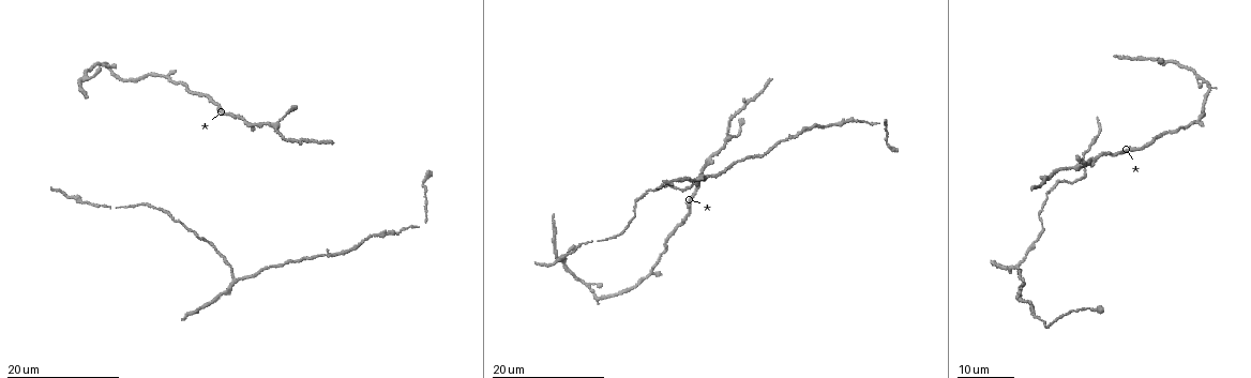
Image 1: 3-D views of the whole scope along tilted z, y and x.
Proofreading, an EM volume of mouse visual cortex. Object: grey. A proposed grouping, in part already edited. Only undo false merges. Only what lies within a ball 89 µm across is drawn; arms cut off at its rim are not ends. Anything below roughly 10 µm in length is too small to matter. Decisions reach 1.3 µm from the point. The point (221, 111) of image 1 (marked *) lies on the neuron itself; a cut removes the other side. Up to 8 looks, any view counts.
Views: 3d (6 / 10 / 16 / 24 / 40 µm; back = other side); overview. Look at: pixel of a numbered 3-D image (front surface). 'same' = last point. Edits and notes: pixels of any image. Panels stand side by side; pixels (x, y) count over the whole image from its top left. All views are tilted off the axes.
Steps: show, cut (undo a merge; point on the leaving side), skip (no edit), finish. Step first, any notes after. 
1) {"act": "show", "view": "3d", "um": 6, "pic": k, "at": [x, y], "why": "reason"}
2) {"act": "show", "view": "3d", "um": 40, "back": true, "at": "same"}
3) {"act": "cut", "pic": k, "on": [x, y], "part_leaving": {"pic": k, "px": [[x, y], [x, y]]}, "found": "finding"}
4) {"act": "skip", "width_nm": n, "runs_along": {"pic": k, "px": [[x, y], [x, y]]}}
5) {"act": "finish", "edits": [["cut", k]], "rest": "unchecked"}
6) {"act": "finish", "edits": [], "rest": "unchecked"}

{"act": "show", "view": "3d", "um": 24, "pic": 1, "at": [196, 91], "why": "sudden change in width"}

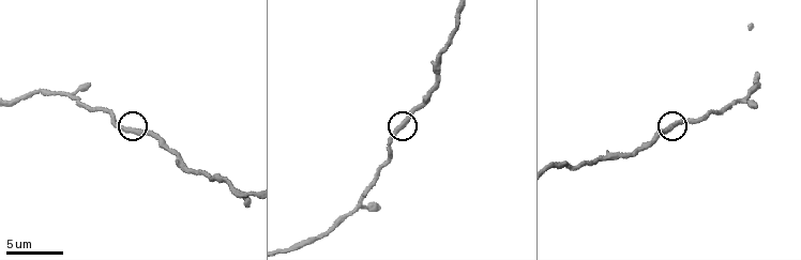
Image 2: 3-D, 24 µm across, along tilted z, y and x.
{"act": "show", "view": "3d", "um": 6, "pic": 2, "at": [132, 129]}

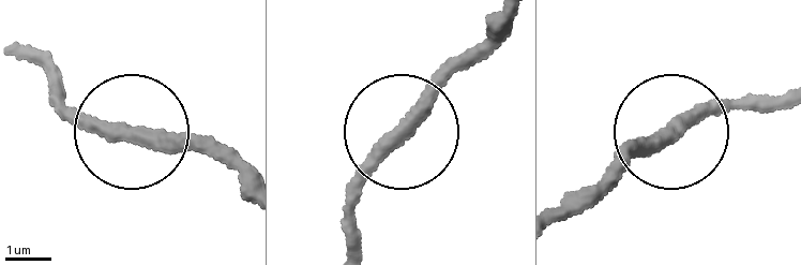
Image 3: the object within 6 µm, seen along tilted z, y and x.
{"act": "skip", "width_nm": 330, "runs_along": {"pic": 3, "px": [[510, 20], [425, 102], [344, 218]]}, "found": "one neuron here"}

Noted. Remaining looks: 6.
{"act": "show", "view": "3d", "um": 16, "pic": 2, "at": [331, 228], "why": "thick turns thin"}

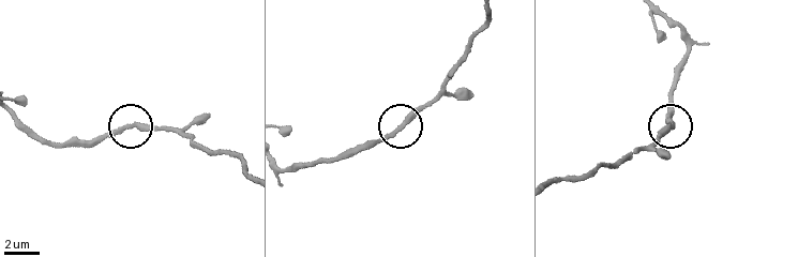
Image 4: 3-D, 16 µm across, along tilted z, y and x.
{"act": "skip", "runs_along": {"pic": 4, "px": [[487, 9], [486, 27], [446, 85], [389, 133], [360, 147]]}, "found": "all the same neuron"}

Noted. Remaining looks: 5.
{"act": "show", "view": "3d", "um": 16, "pic": 1, "at": [710, 153], "why": "narrows sharply"}

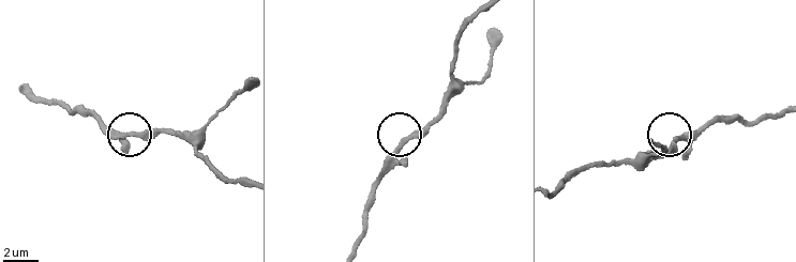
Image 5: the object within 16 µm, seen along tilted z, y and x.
{"act": "show", "view": "3d", "um": 6, "pic": 5, "at": [404, 141]}

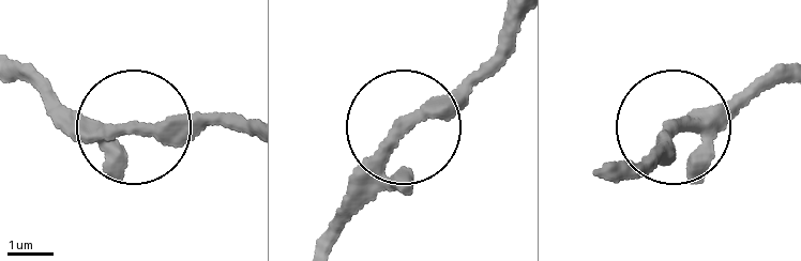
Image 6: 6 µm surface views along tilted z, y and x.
{"act": "skip", "runs_along": {"pic": 6, "px": [[19, 79], [105, 127], [244, 122]]}, "found": "all the same neuron"}

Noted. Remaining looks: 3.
{"act": "show", "view": "3d", "um": 24, "pic": 1, "at": [85, 73], "why": "calibre changes"}

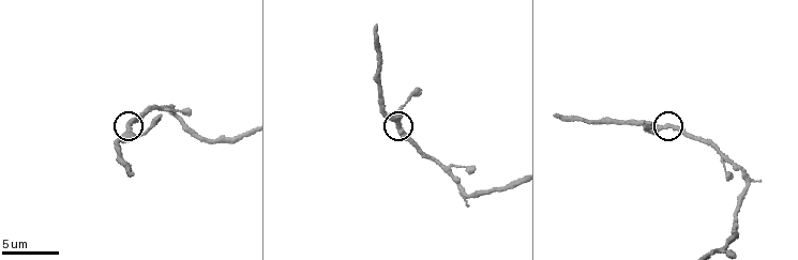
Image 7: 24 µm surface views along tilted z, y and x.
{"act": "show", "view": "3d", "um": 6, "pic": 7, "at": [673, 128]}

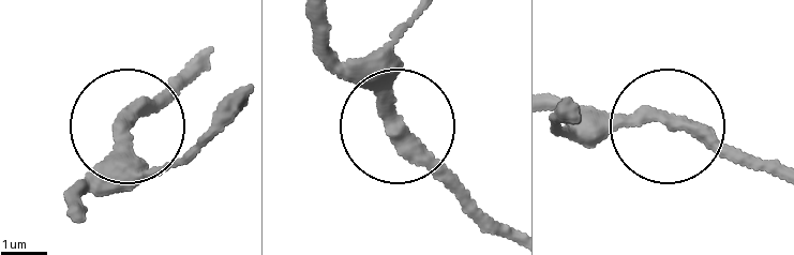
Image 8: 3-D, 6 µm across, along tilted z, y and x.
{"act": "skip", "found": "all the same neuron"}

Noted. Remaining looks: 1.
{"act": "finish", "edits": [], "rest": "unchecked"}

